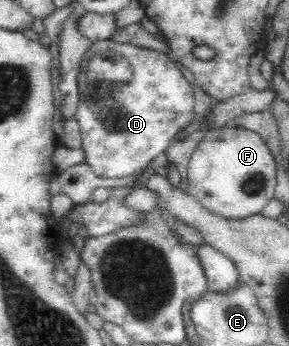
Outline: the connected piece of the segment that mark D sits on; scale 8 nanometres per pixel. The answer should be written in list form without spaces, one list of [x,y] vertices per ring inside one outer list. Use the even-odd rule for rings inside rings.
[[[96,40],[84,54],[78,75],[80,102],[75,118],[79,124],[87,164],[105,178],[126,177],[145,169],[148,163],[174,143],[178,131],[198,117],[194,112],[192,85],[176,67],[171,55],[130,43]],[[106,50],[126,56],[132,67],[130,82],[110,82],[106,79],[86,80],[86,65],[98,52]]]

